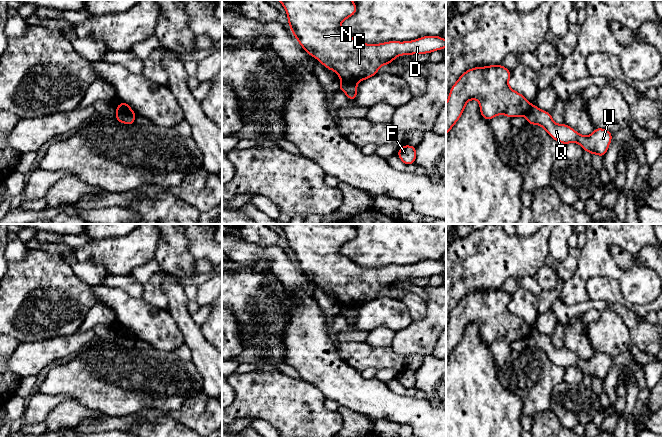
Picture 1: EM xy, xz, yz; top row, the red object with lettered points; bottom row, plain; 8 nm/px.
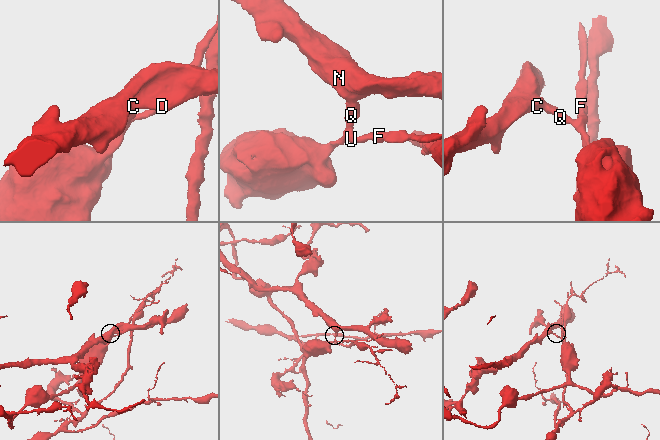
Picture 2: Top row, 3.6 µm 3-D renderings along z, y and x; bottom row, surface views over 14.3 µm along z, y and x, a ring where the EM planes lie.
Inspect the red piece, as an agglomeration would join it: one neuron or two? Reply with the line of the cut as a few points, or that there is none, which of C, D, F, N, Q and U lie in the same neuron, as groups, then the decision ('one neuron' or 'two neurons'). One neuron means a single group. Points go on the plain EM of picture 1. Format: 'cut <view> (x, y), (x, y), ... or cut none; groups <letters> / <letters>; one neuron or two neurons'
cut xy (115, 332), (130, 334); groups C D N / F Q U; two neurons

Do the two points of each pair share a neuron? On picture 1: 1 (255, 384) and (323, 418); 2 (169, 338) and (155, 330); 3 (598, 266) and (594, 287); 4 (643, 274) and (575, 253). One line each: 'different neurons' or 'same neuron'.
1: same neuron
2: same neuron
3: different neurons
4: different neurons

